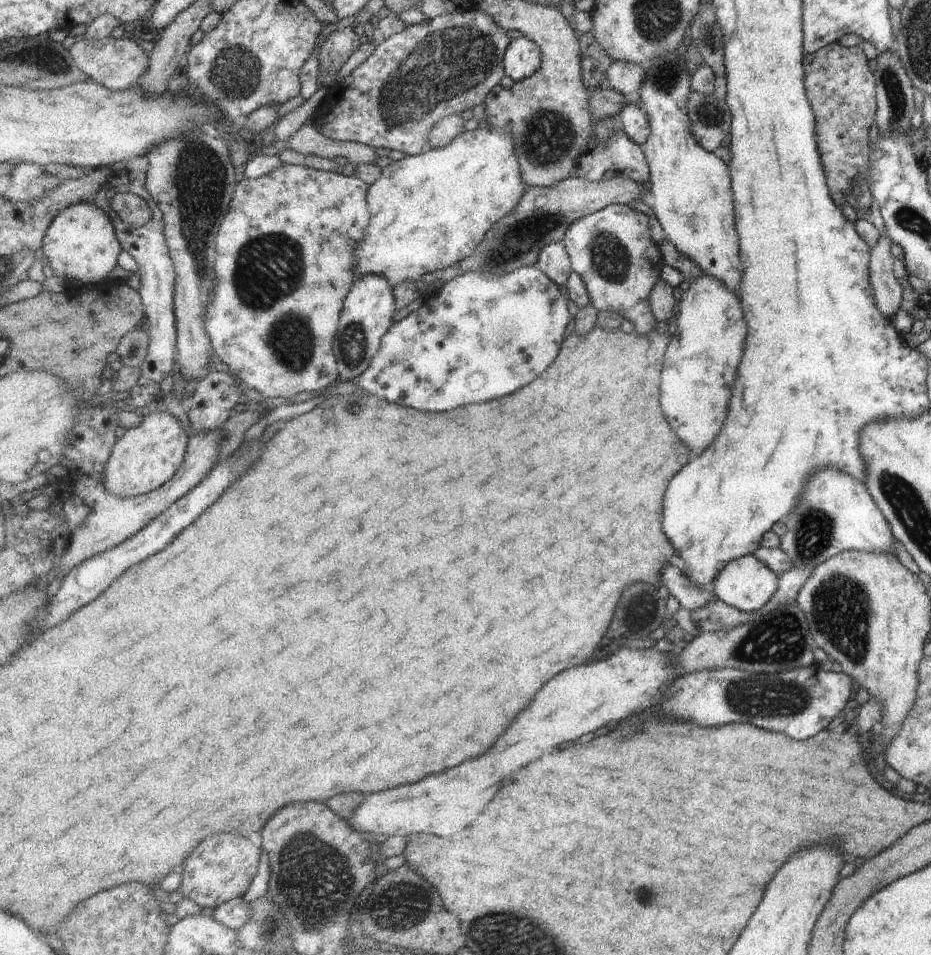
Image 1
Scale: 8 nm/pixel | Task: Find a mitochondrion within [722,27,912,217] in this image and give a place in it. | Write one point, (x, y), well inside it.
(893, 86)

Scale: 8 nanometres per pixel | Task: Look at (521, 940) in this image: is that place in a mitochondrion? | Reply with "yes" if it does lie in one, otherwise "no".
yes

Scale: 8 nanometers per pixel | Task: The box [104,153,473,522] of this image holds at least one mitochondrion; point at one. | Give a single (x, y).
(265, 280)

